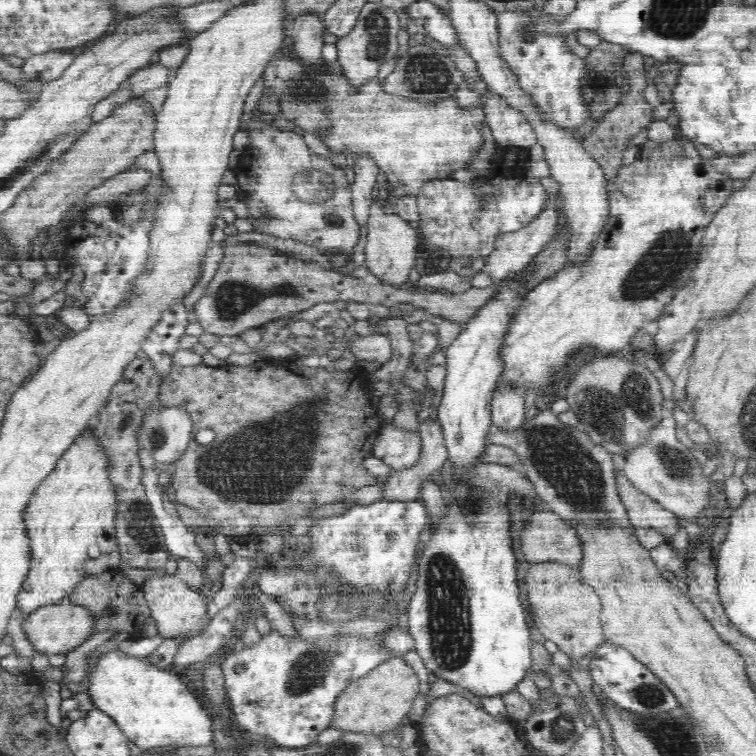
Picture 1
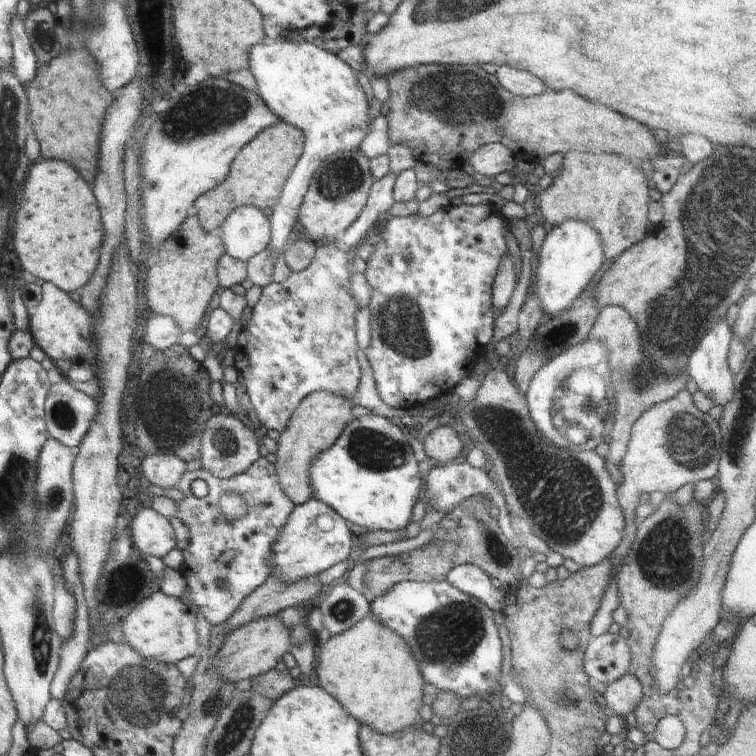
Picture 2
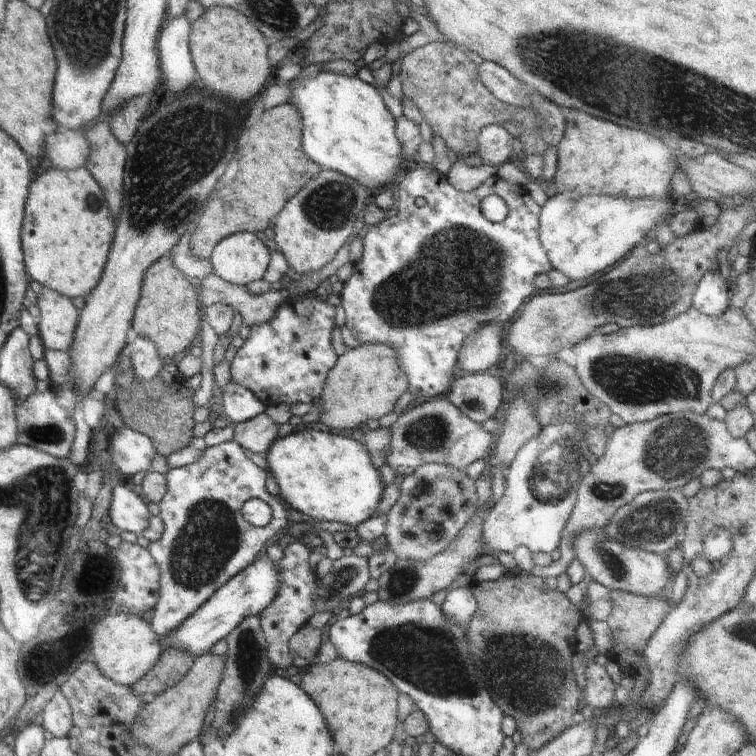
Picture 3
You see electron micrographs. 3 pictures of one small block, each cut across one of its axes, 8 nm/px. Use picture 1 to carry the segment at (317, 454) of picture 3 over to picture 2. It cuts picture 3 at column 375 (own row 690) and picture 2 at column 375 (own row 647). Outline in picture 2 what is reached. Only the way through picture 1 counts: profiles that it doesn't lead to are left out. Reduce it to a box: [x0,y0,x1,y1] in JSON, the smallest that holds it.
[311,413,421,531]

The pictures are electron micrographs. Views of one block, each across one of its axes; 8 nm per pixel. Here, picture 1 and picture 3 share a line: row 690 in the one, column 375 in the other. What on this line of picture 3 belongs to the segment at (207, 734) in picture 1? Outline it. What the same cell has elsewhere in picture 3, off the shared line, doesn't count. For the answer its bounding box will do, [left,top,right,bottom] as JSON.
[290,71,403,193]

